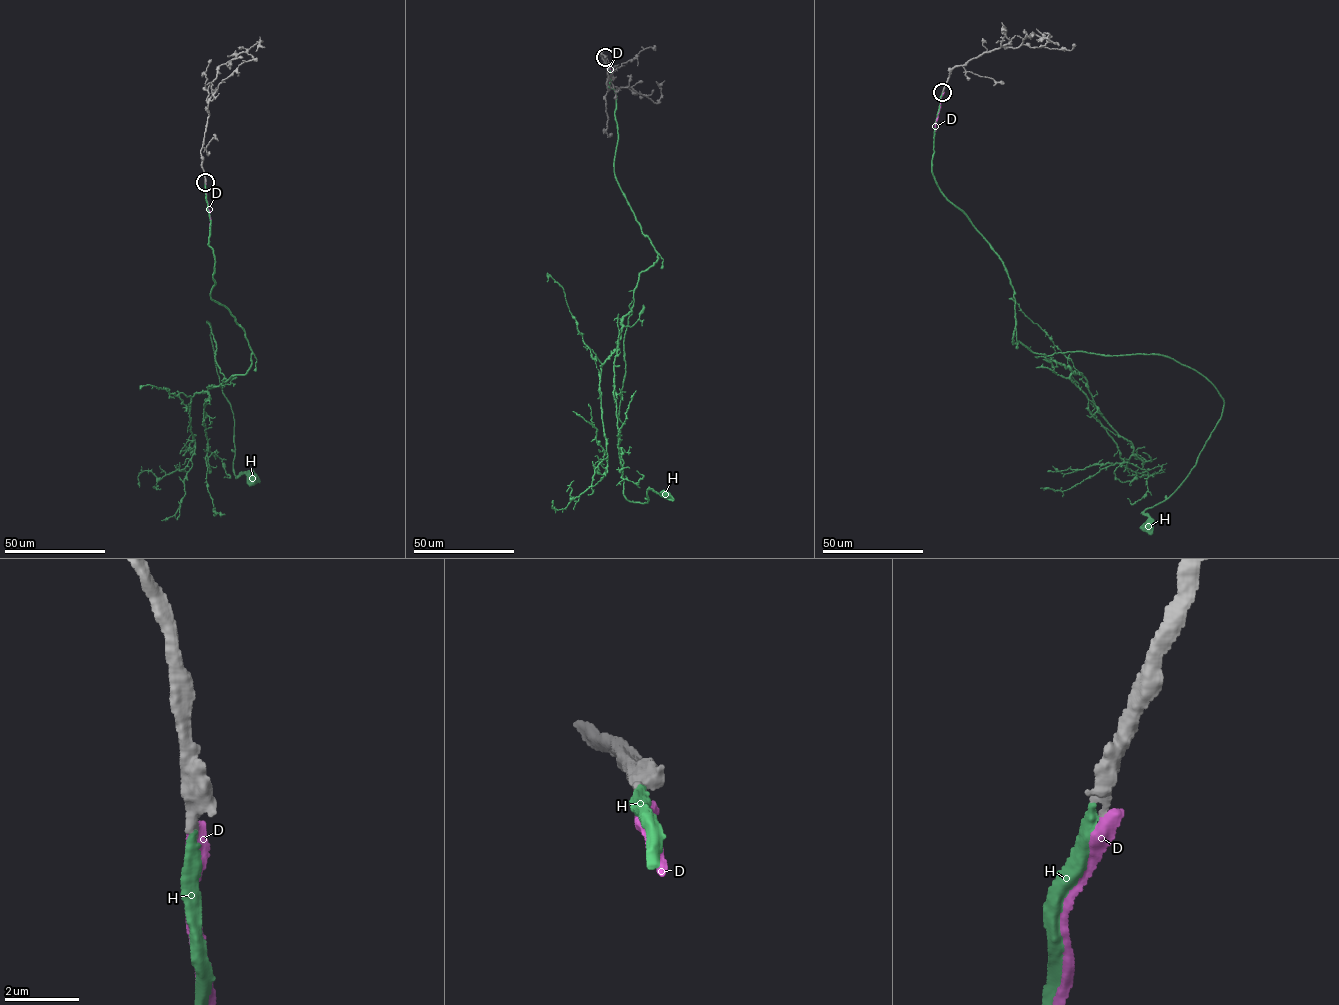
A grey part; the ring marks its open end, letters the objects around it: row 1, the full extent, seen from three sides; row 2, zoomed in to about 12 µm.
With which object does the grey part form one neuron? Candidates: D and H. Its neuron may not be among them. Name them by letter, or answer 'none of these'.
H

